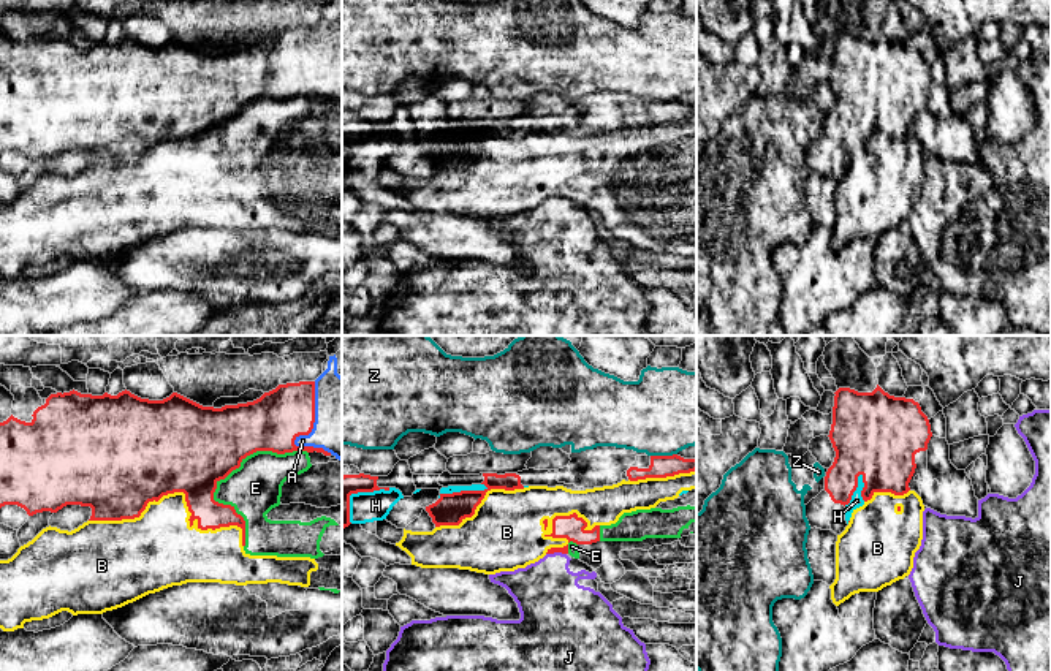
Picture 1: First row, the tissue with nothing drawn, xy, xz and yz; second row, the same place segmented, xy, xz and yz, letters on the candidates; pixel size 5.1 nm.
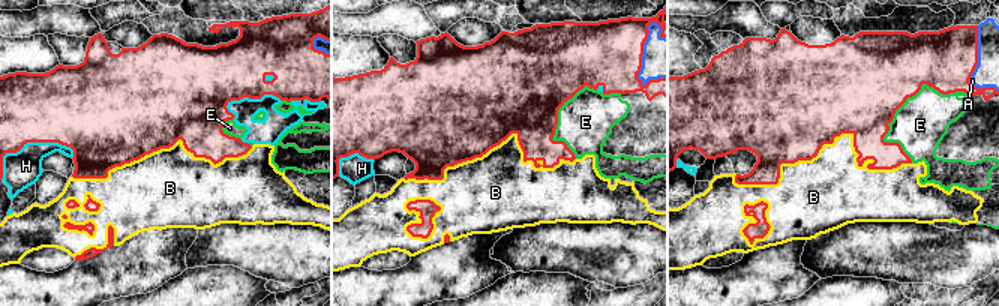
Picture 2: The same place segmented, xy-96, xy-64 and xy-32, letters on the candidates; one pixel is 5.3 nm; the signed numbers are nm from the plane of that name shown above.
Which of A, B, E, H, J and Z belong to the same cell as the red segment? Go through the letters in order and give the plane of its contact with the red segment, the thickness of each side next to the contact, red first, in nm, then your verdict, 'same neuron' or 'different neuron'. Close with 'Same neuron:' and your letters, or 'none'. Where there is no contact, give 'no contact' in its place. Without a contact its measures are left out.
A: contact in xy; calibres 280 and 280 nm; same neuron
B: contact in xy; calibres 480 and 300 nm; different neuron
E: contact in xy; calibres 460 and 280 nm; different neuron
H: contact in yz; calibres 340 and 70 nm; different neuron
J: contact in xz; calibres 40 and 320 nm; different neuron
Z: contact in xz; calibres 110 and 420 nm; different neuron
Same neuron: A

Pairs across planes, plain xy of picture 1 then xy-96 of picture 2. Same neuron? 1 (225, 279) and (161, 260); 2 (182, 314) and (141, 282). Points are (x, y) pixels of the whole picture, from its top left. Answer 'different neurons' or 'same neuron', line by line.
1: different neurons
2: different neurons

